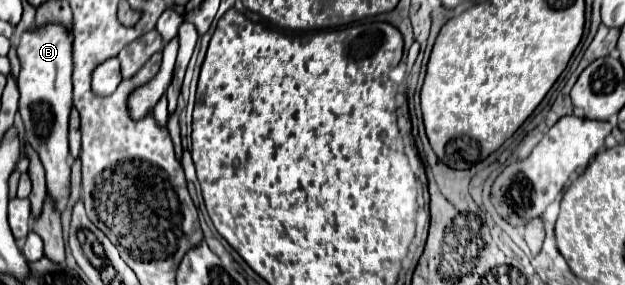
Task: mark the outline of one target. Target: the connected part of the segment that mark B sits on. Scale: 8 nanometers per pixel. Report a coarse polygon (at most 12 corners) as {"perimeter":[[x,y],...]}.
{"perimeter":[[27,31],[19,111],[47,193],[69,195],[71,37]]}

